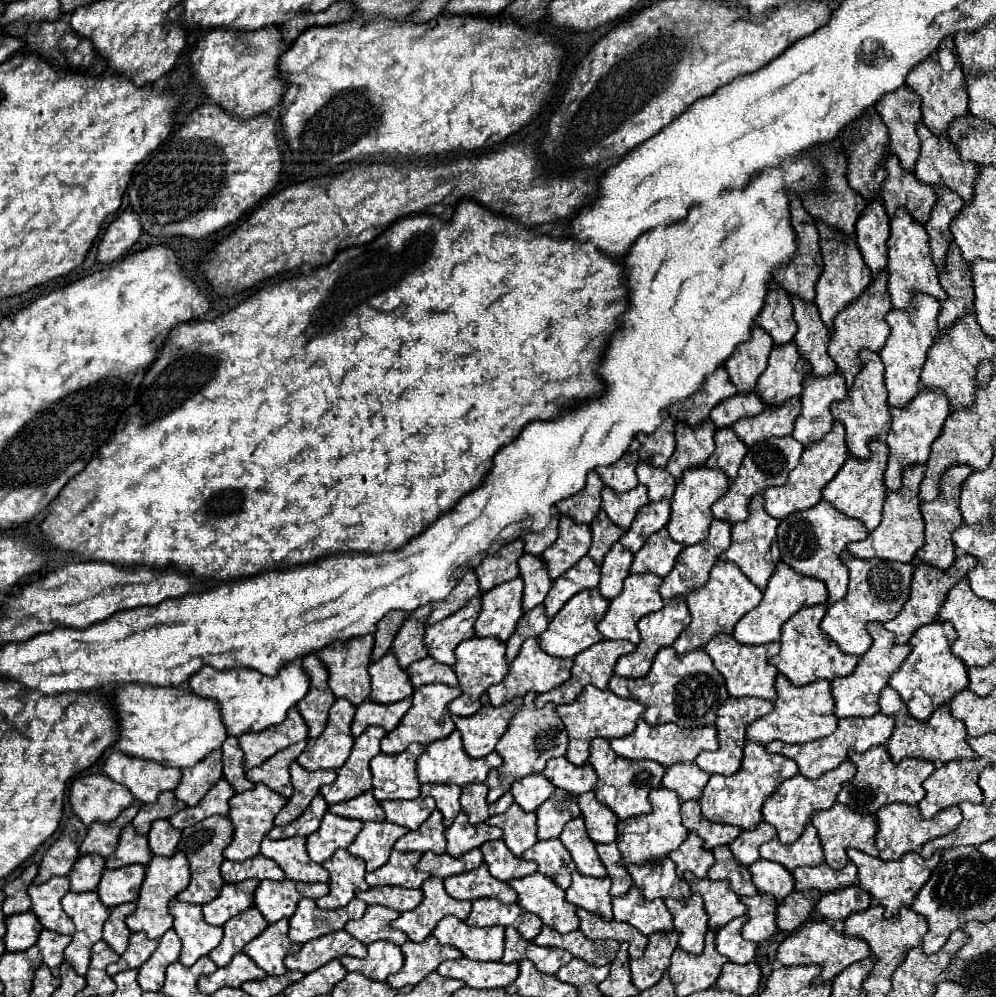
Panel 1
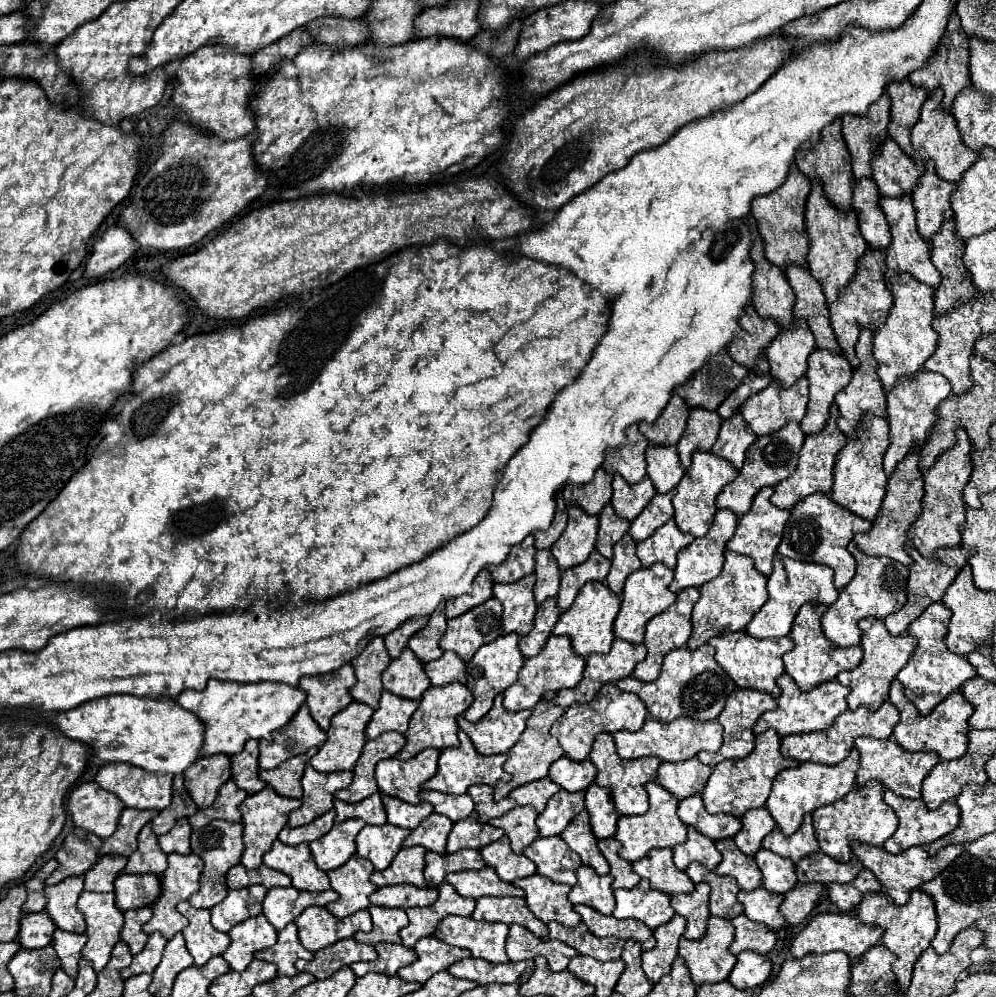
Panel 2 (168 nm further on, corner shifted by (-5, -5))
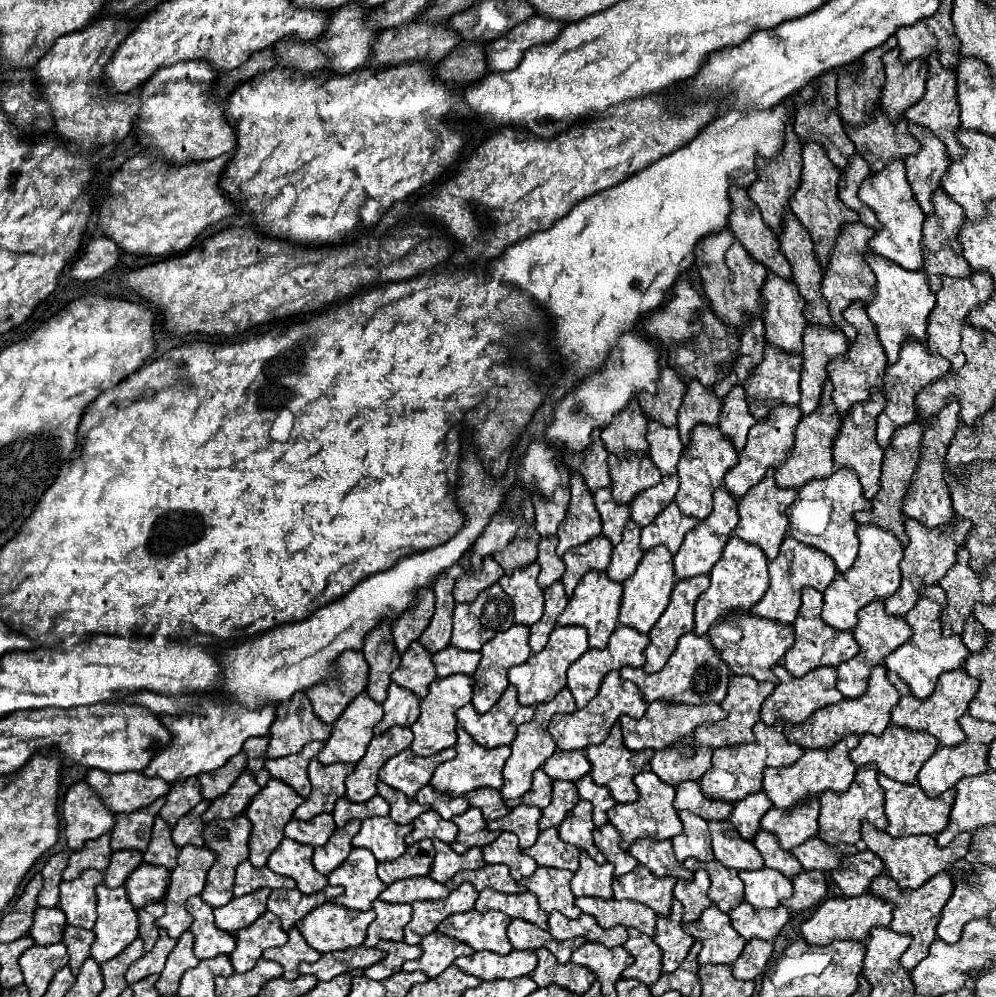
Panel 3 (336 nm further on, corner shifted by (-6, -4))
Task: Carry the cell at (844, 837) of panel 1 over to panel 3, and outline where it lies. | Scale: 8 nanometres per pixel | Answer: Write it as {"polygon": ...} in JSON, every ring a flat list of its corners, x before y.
{"polygon":[[868,763,868,767,857,769,852,785,844,795,824,793,820,795,820,817,818,817,818,837,828,845,854,845,860,839,860,825,862,821,872,823,876,829,886,831,888,819,884,815,884,791,878,785,878,767]]}

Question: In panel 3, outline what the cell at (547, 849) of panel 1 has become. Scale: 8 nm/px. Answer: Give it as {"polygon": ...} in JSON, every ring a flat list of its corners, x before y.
{"polygon":[[546,829,538,835,538,841,524,849,540,867,556,867,556,869,578,869,578,855,580,851,558,837,558,829]]}

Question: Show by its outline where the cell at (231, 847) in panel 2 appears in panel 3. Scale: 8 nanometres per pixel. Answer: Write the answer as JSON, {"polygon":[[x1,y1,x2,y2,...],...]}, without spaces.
{"polygon":[[238,815,236,819,228,819,228,821,216,819,216,821,204,825,204,829,202,829,204,843,206,843,208,849,212,849,216,853,216,863,210,867,208,877,206,877,206,887,204,887,202,895,200,895,202,901,208,903,210,907,222,907,234,897,234,893,232,893,234,871,236,871,238,863,248,859,248,837,250,837,250,831,252,831,252,823,248,821,246,815]]}

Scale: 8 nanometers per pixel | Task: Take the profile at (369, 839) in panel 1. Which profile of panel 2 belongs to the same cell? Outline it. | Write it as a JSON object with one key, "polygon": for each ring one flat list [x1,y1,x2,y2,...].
{"polygon":[[389,822,383,826,365,826,355,838,357,854,371,860,375,870,385,870,401,850,401,844,407,836,407,828,391,826]]}

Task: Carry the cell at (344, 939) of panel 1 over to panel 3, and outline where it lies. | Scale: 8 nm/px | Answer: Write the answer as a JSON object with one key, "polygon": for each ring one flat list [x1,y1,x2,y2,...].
{"polygon":[[354,947,334,953,324,953,316,963,300,963,302,975,316,975,320,981,330,981,342,973,348,973,352,969,366,969,372,963,378,963,384,959,384,951,378,951,376,947]]}

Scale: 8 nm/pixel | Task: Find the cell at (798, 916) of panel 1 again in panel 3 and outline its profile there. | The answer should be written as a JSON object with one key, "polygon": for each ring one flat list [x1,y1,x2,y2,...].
{"polygon":[[802,871,792,879,794,893,782,905,790,911,806,911,818,905,826,895,826,879,820,871]]}

